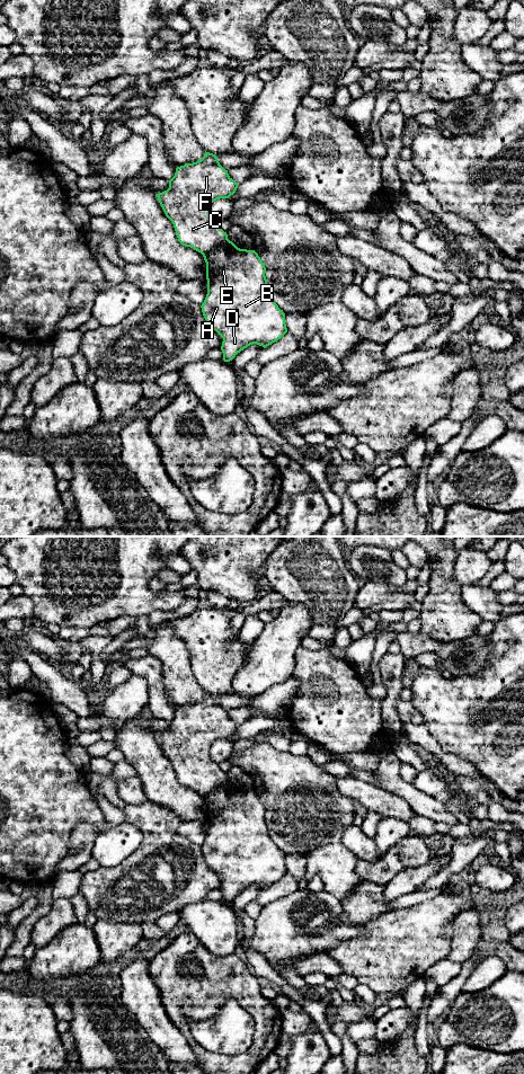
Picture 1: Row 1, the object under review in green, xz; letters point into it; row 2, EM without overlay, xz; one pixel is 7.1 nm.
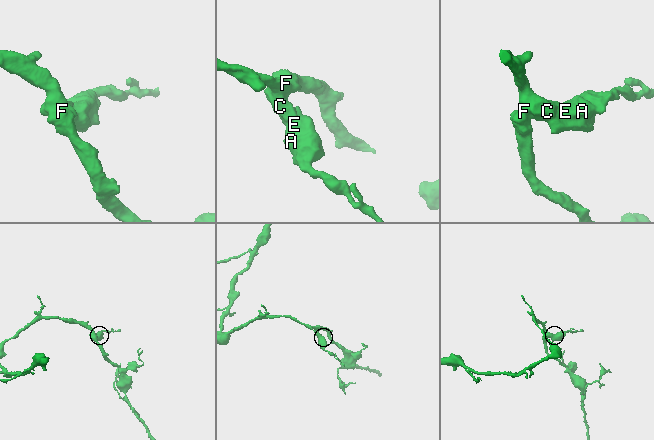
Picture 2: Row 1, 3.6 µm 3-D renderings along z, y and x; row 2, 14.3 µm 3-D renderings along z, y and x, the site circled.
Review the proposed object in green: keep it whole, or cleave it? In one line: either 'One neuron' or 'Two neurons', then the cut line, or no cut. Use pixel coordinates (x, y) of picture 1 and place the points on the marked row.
Two neurons. Split along xz (228, 239), (203, 255)

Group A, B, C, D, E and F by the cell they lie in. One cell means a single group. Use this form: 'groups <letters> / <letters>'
groups A B D E / C F

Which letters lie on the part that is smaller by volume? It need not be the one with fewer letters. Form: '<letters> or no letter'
A, B, D, E

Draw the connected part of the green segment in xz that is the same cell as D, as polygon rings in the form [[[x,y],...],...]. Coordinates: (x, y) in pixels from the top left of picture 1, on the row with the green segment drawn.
[[[228,239],[203,257],[207,294],[201,308],[207,323],[223,338],[224,362],[252,344],[265,348],[287,332],[285,313],[269,295],[266,267],[255,250],[240,249]]]

